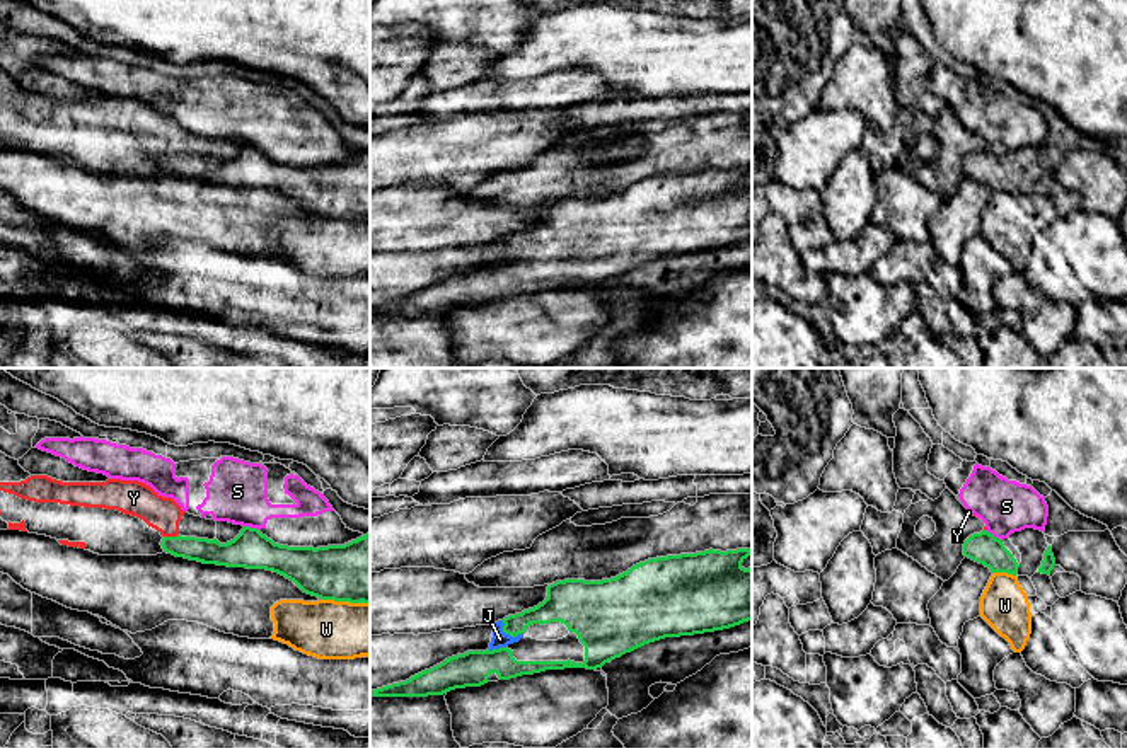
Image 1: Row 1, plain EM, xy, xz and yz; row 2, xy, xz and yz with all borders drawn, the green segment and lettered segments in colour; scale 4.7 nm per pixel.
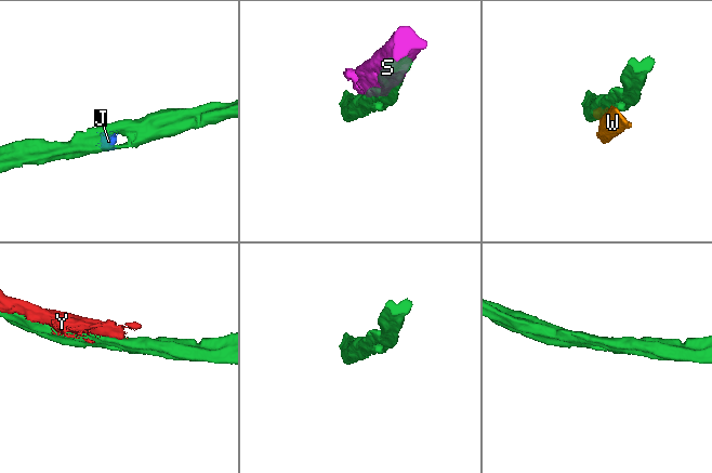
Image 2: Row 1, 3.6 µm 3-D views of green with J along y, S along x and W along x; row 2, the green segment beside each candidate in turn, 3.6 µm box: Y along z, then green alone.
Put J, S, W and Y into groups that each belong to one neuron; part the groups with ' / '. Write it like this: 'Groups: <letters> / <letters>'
Groups: J W / S / Y

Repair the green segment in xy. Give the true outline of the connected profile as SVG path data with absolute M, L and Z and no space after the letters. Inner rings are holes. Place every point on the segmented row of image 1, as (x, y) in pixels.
M244 526L240 533L220 544L217 538L196 537L164 537L160 542L164 552L203 564L227 567L266 569L293 581L303 593L321 600L370 603L370 533L344 545L327 547L288 547L275 544L257 528Z

